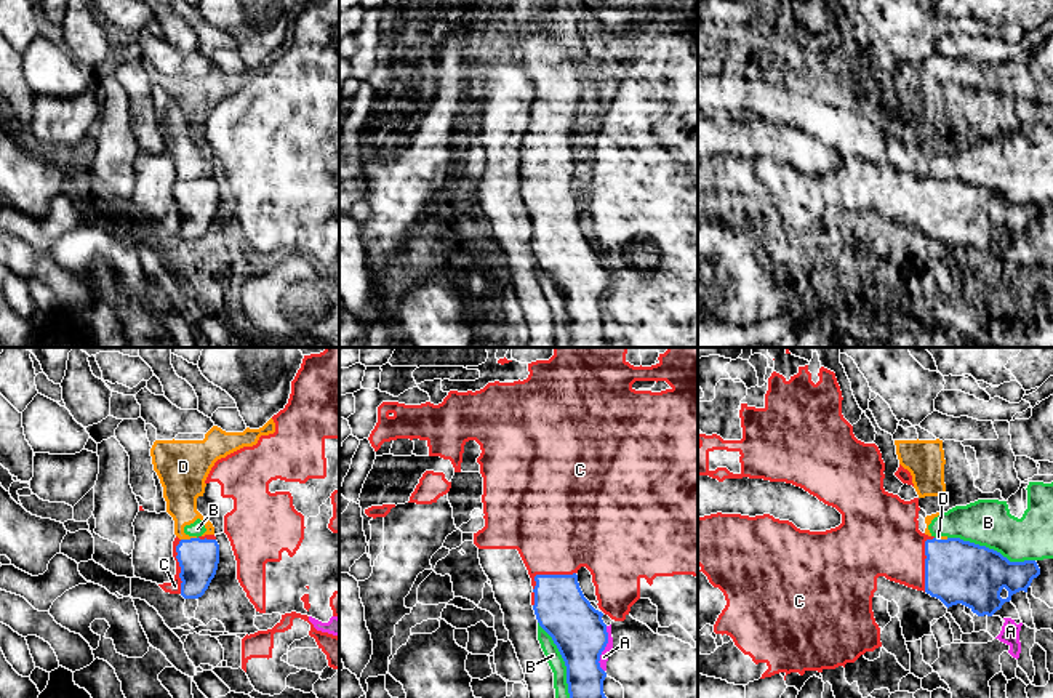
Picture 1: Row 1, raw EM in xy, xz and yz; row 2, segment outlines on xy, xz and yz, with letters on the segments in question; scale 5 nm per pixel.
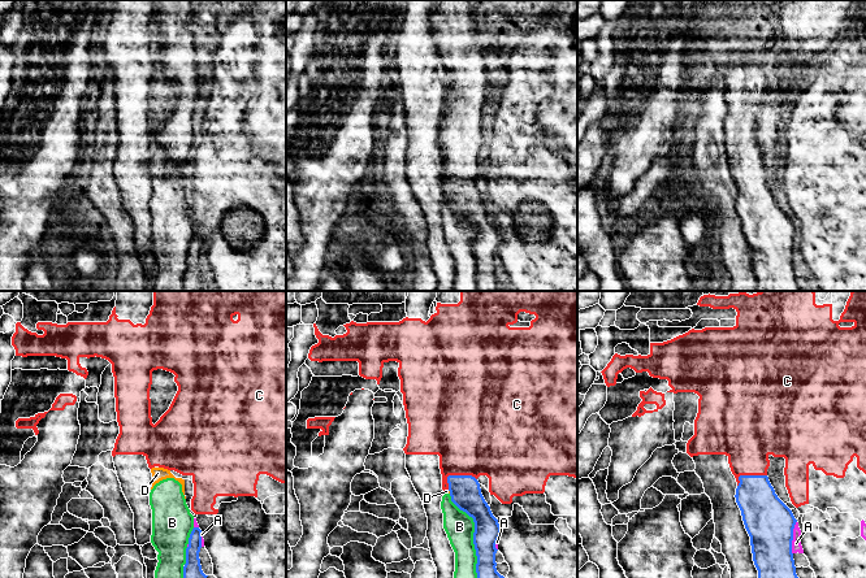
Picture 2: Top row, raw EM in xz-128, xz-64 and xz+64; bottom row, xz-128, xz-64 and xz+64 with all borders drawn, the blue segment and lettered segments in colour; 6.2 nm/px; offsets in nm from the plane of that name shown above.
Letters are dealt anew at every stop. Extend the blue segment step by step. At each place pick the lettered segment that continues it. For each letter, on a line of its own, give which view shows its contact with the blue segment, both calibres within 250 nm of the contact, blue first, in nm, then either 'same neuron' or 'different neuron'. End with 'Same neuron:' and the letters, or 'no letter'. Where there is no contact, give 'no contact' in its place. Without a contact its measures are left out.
A: meets blue in xz; 280 nm thick on the blue side, 50 nm on the other; different neuron
B: meets blue in yz; 320 nm thick on the blue side, 240 nm on the other; different neuron
C: meets blue in xz; 260 nm thick on the blue side, 460 nm on the other; different neuron
D: meets blue in xy; 200 nm thick on the blue side, 170 nm on the other; different neuron
Same neuron: no letter

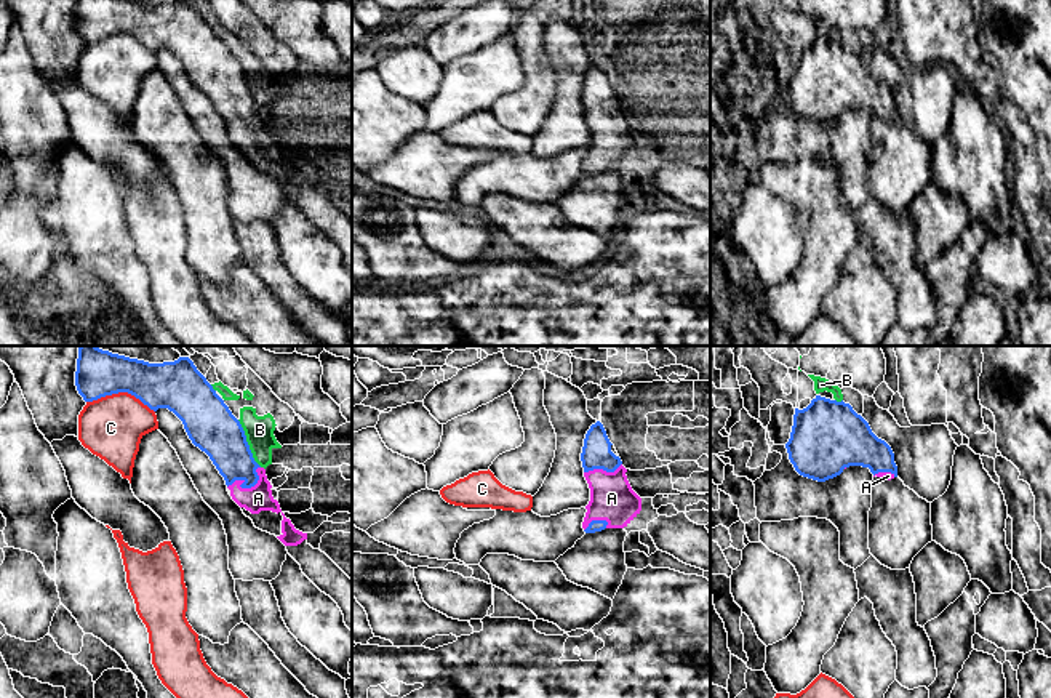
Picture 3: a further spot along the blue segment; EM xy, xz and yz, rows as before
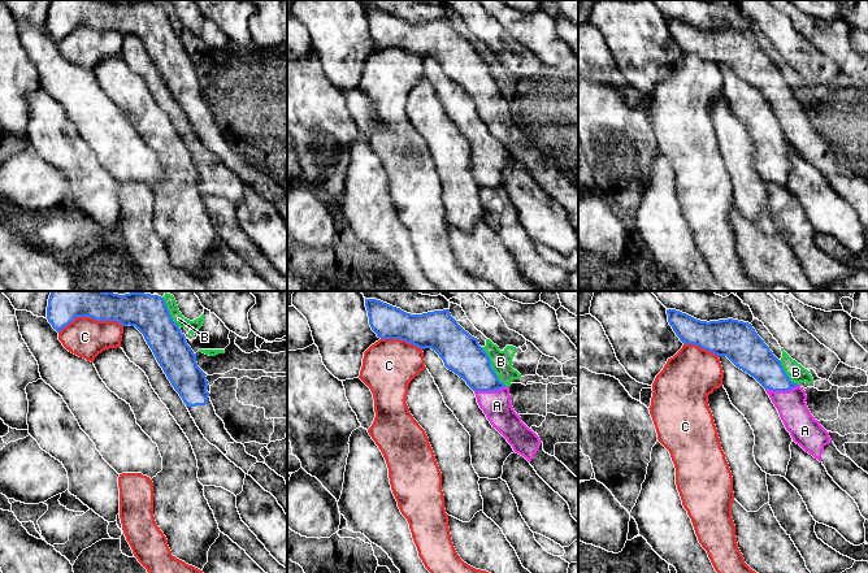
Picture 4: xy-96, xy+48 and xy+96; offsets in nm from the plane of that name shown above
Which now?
A: meets blue in xy; 220 nm thick on the blue side, 130 nm on the other; same neuron
B: meets blue in xy; 240 nm thick on the blue side, 140 nm on the other; different neuron
C: meets blue in xy; 240 nm thick on the blue side, 320 nm on the other; different neuron
Same neuron: A

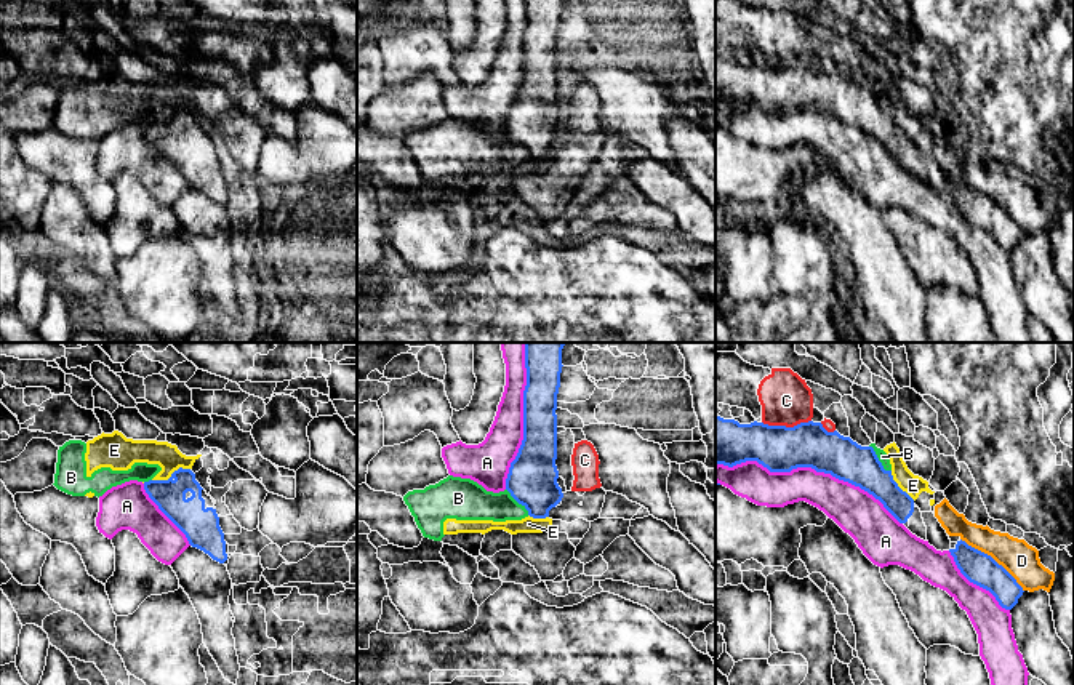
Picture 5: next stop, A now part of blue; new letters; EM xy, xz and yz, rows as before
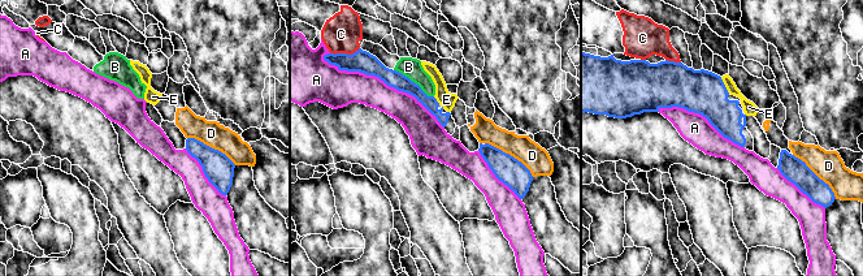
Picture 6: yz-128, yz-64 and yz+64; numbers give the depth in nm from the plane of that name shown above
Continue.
A: meets blue in yz; 240 nm thick on the blue side, 200 nm on the other; different neuron
B: meets blue in yz; 200 nm thick on the blue side, 50 nm on the other; different neuron
C: meets blue in yz; 240 nm thick on the blue side, 260 nm on the other; different neuron
D: meets blue in yz; 160 nm thick on the blue side, 180 nm on the other; different neuron
E: meets blue in xy; 170 nm thick on the blue side, 130 nm on the other; different neuron
Same neuron: no letter

